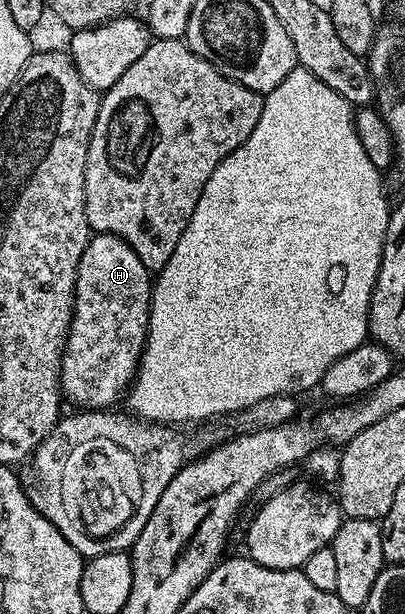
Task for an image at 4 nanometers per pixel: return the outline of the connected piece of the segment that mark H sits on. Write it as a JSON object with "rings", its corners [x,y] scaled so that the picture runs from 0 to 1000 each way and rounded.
{"rings":[[[235,379],[225,391],[217,393],[210,409],[200,415],[200,428],[190,428],[190,448],[185,450],[185,505],[175,510],[175,536],[165,542],[165,557],[156,567],[156,583],[151,585],[151,604],[146,606],[146,632],[153,645],[165,647],[180,658],[195,660],[205,669],[264,669],[306,651],[309,642],[316,638],[319,629],[333,619],[333,606],[343,603],[343,581],[353,575],[353,567],[363,557],[363,528],[368,526],[368,507],[373,505],[373,466],[378,463],[375,446],[358,435],[358,428],[348,428],[348,422],[338,422],[338,409],[328,409],[328,402],[319,402],[319,396],[309,396],[284,383],[267,379]]]}

